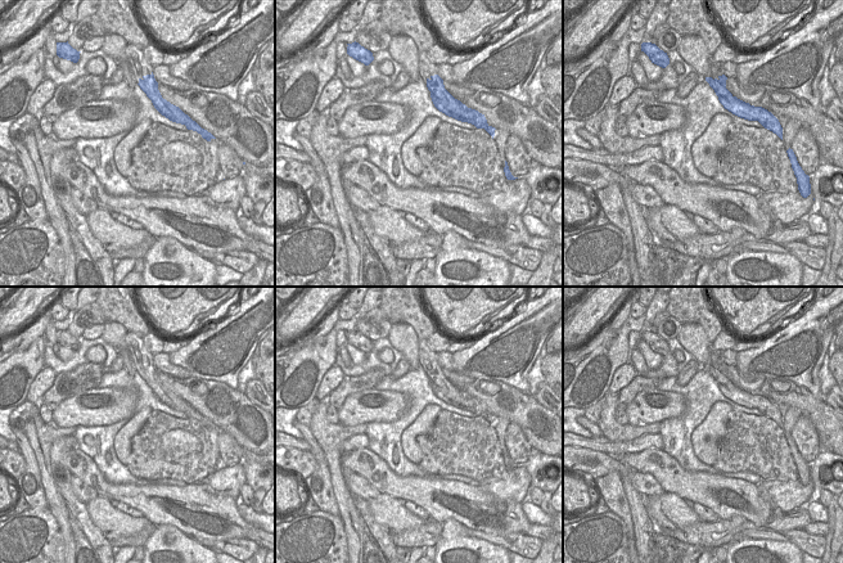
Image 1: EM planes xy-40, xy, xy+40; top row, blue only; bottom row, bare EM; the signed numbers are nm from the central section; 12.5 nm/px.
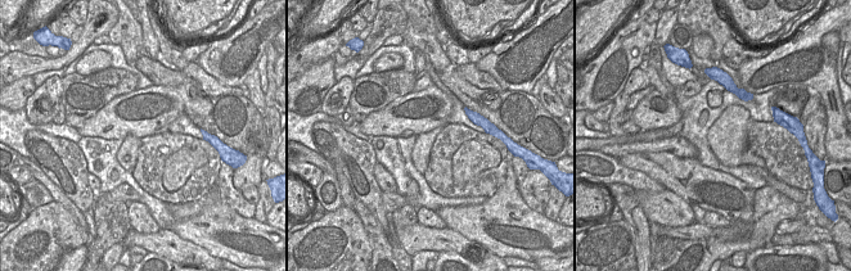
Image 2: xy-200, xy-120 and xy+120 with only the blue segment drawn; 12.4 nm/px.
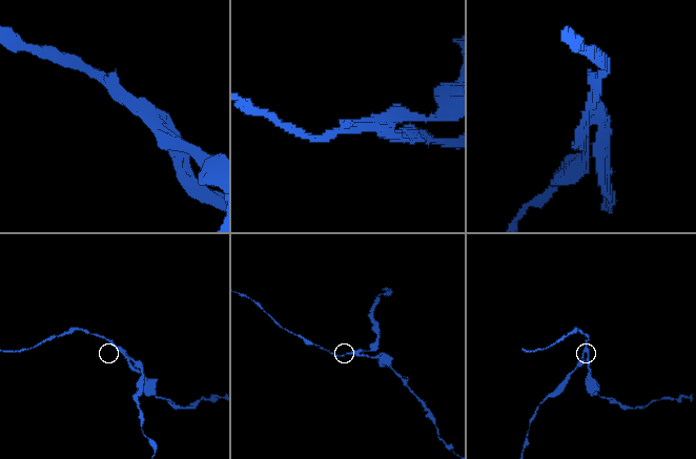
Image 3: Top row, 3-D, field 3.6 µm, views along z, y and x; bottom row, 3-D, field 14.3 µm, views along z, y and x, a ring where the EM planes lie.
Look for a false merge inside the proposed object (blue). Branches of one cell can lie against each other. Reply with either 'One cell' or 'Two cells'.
Two cells

